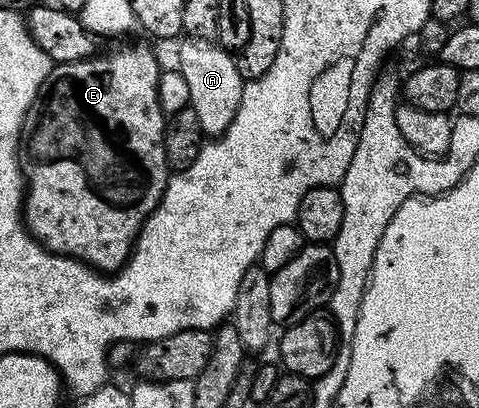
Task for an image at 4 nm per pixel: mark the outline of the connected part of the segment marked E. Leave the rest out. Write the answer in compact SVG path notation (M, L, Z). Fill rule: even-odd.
M123 46L112 54L100 53L93 58L76 62L60 62L52 65L49 76L45 76L43 89L27 109L23 121L23 130L19 133L19 168L25 179L25 197L23 200L23 220L27 233L42 244L52 254L66 254L78 262L85 262L93 270L114 272L122 268L131 257L141 228L147 217L155 211L161 196L167 187L169 167L165 156L163 133L167 127L167 118L159 106L159 75L161 65L155 54L147 46Z

